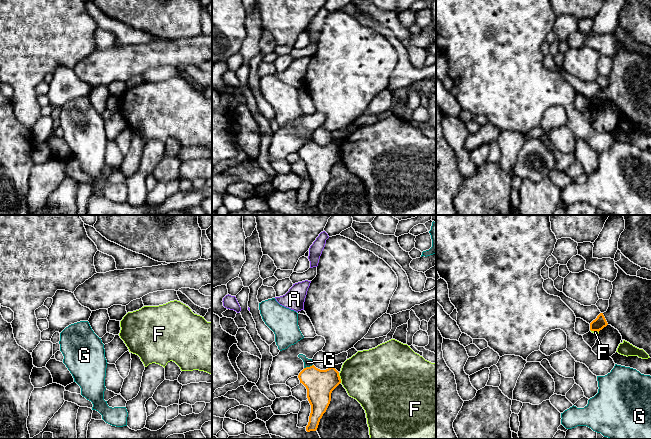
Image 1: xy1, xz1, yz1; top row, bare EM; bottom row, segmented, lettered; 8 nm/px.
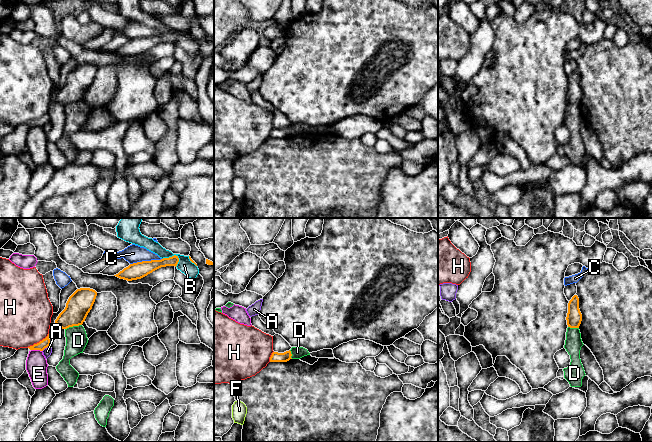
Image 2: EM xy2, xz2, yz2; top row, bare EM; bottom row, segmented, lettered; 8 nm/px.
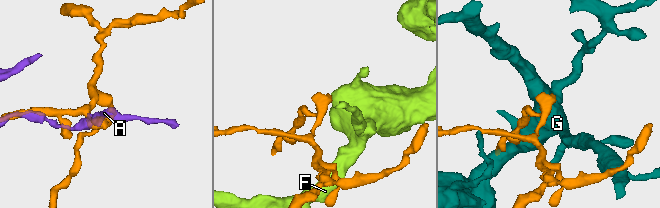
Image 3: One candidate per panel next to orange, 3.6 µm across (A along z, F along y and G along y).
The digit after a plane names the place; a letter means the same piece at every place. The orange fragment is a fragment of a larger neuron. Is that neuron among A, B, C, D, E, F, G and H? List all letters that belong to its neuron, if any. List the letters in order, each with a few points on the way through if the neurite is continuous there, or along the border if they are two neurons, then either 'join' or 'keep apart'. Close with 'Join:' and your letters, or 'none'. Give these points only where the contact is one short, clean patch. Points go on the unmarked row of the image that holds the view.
A: border xy2 (49, 121), (42, 127); keep apart
B: keep apart
C: border xy2 (161, 34), (137, 37), (130, 40); keep apart
D: border xy2 (81, 100), (69, 102), (65, 105); keep apart
E: border xy2 (31, 125), (39, 125), (41, 127); keep apart
F: keep apart
G: keep apart
H: border xy2 (48, 109), (44, 114), (27, 123); keep apart
Join: none

